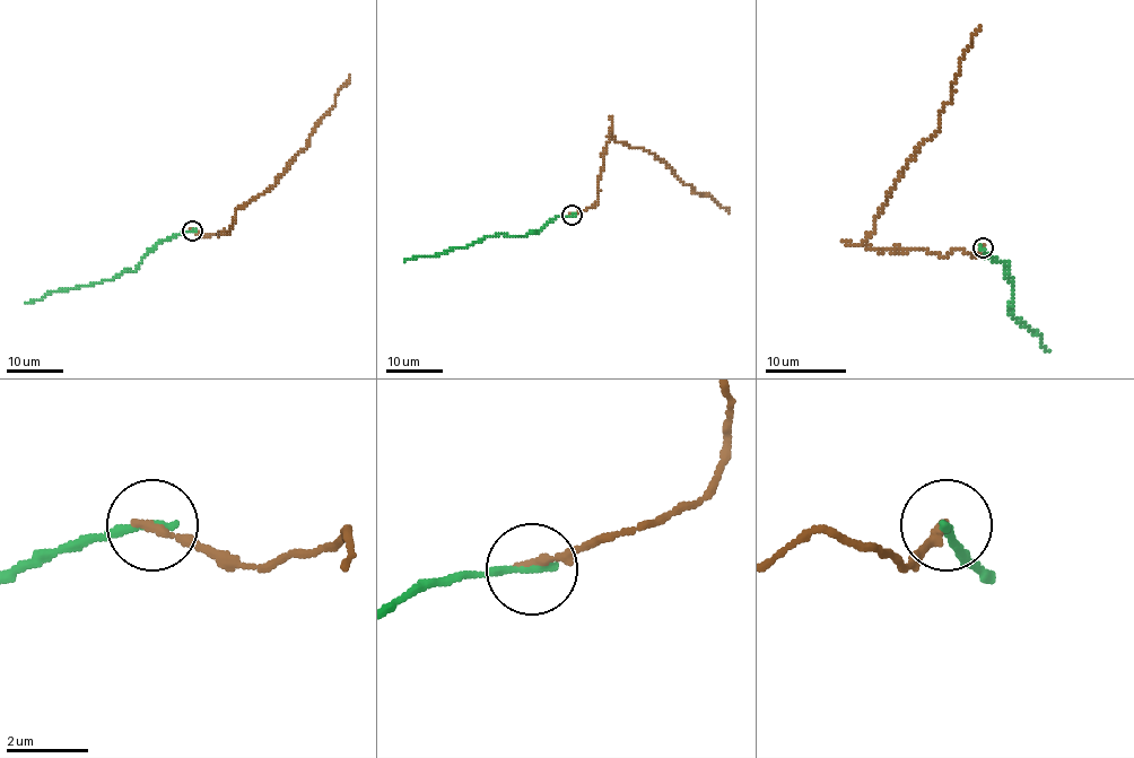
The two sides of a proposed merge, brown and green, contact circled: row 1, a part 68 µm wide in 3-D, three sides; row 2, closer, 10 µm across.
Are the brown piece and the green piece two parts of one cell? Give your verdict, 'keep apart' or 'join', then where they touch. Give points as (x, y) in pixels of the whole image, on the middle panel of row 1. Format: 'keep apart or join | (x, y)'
keep apart | (572, 215)

